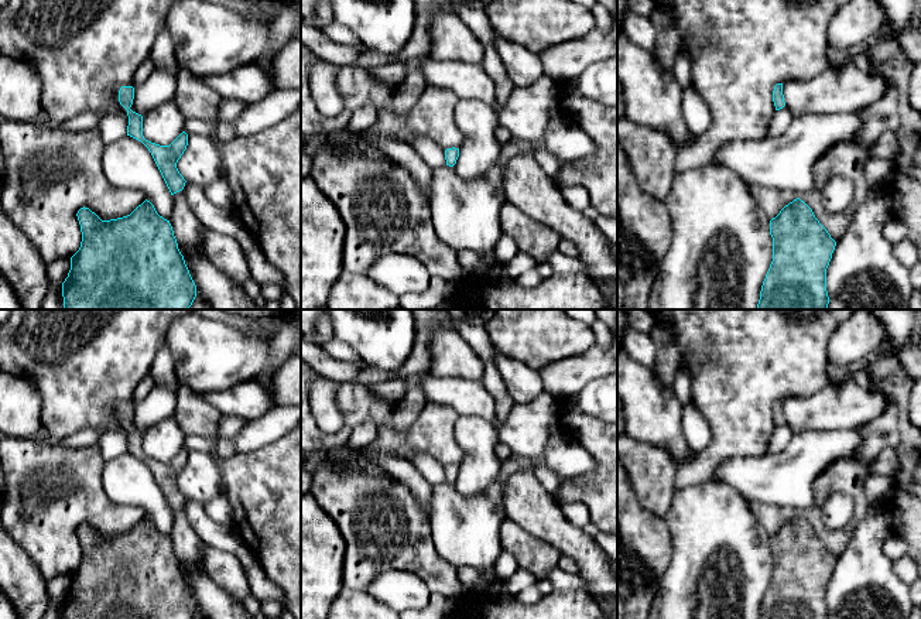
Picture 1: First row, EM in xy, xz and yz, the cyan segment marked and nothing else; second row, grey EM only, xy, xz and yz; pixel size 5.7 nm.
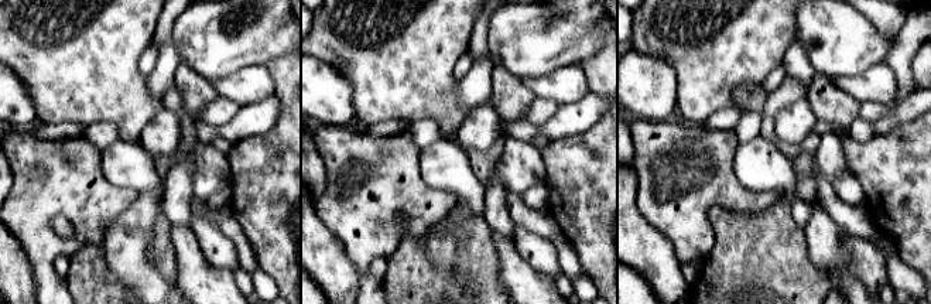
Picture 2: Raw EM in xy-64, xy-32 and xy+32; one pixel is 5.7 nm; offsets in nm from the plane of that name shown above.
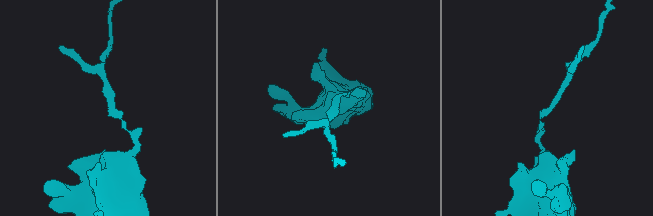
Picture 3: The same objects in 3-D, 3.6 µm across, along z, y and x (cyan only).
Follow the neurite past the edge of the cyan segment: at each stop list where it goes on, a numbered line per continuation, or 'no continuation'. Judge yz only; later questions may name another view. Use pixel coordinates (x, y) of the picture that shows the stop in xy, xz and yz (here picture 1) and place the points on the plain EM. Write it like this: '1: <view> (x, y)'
no continuation

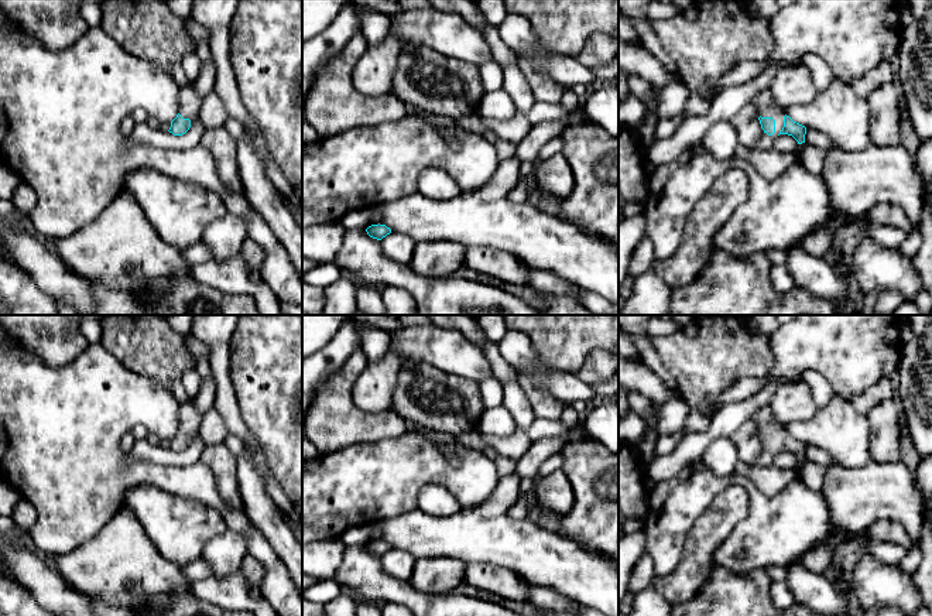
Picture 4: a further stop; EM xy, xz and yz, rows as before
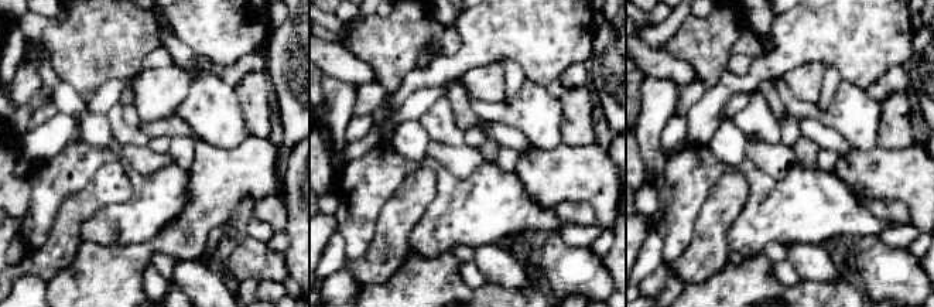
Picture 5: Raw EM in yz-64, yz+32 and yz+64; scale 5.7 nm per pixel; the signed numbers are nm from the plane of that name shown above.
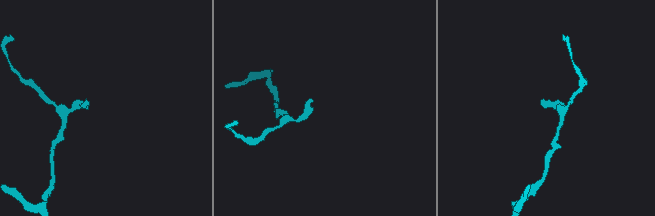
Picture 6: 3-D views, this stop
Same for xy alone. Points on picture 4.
1: xy (189, 418)

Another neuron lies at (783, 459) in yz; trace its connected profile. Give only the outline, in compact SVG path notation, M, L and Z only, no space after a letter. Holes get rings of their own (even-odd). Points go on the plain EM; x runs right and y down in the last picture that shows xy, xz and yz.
M779 451L774 455L772 465L782 470L792 470L792 468L798 463L798 458L788 451Z

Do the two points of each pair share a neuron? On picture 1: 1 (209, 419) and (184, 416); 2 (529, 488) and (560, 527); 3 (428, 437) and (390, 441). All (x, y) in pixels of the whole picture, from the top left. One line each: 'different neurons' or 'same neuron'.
1: same neuron
2: same neuron
3: same neuron

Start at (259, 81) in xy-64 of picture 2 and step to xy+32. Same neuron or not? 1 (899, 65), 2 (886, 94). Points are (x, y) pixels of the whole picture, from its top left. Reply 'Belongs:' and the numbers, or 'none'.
Belongs: 2

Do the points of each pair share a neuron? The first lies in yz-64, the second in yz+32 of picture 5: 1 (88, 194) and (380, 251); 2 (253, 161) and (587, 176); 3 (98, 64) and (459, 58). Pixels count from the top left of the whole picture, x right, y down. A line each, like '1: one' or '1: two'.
1: one
2: one
3: two

